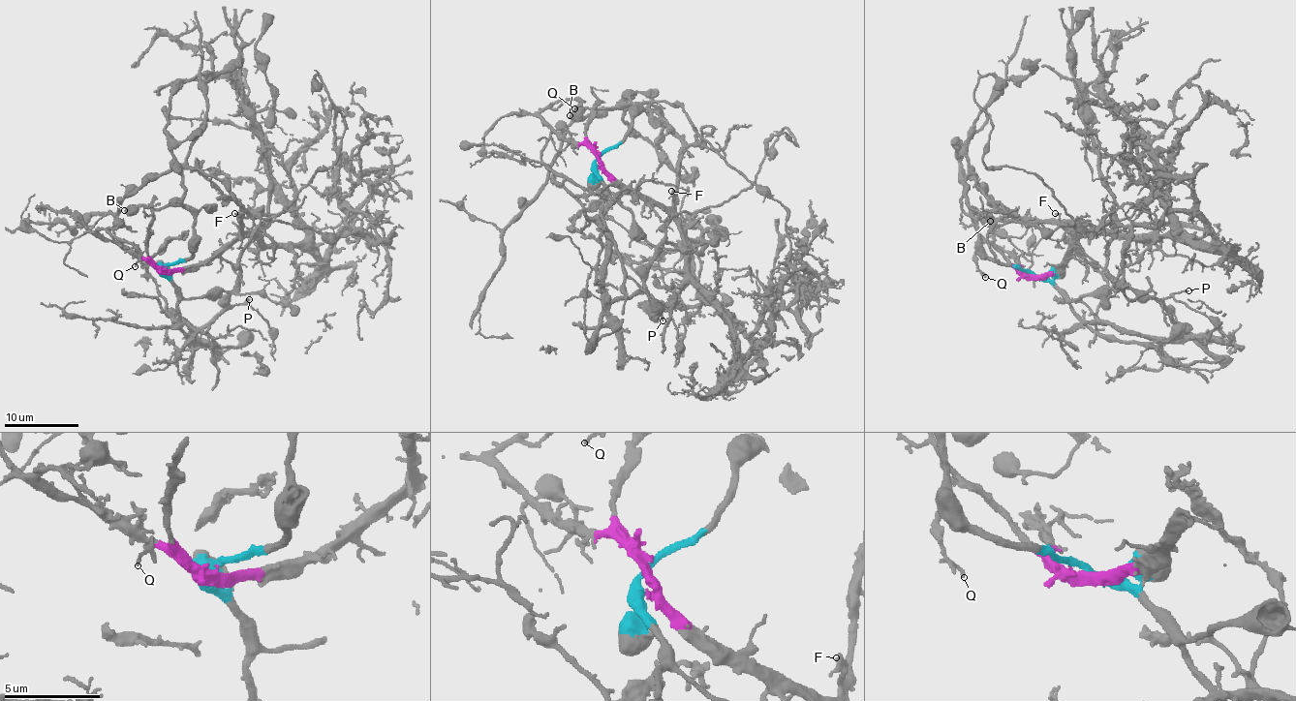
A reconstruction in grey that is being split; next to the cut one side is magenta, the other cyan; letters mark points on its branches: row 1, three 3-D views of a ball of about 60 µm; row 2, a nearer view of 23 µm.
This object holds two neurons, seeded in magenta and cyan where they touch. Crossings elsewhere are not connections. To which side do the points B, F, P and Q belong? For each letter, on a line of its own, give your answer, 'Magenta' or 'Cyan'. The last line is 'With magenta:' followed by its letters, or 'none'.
B: Cyan
F: Magenta
P: Cyan
Q: Magenta
With magenta: F, Q

